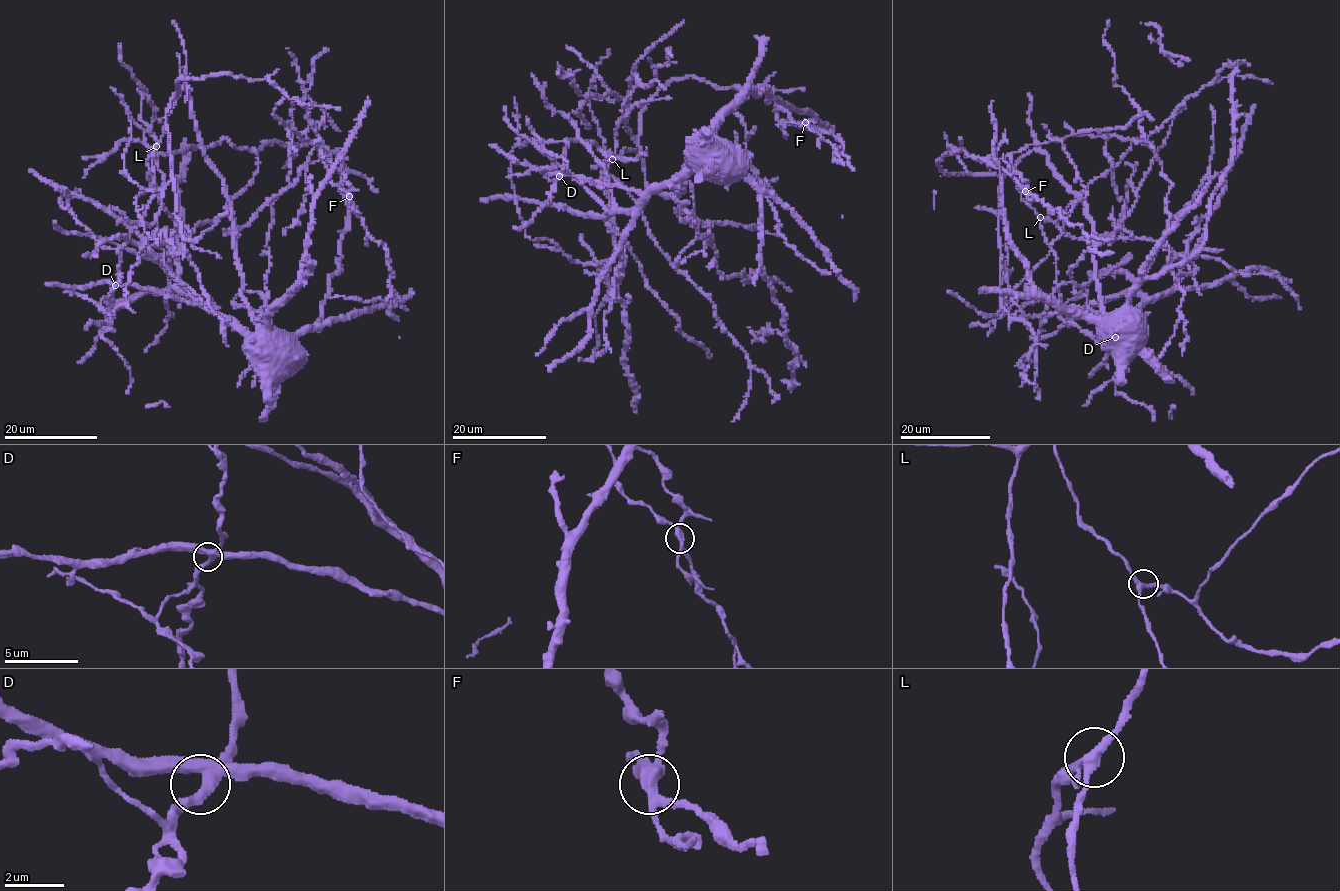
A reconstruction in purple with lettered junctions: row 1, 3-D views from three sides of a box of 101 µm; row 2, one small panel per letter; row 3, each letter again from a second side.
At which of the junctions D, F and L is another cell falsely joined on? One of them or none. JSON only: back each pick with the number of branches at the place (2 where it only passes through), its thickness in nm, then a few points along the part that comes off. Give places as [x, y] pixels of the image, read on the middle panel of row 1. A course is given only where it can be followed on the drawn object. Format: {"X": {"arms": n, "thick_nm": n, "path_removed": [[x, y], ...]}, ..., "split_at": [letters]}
{"F": {"arms": 4, "thick_nm": 340, "path_removed": [[806, 123], [780, 122], [779, 126]]}, "split_at": ["F"]}

